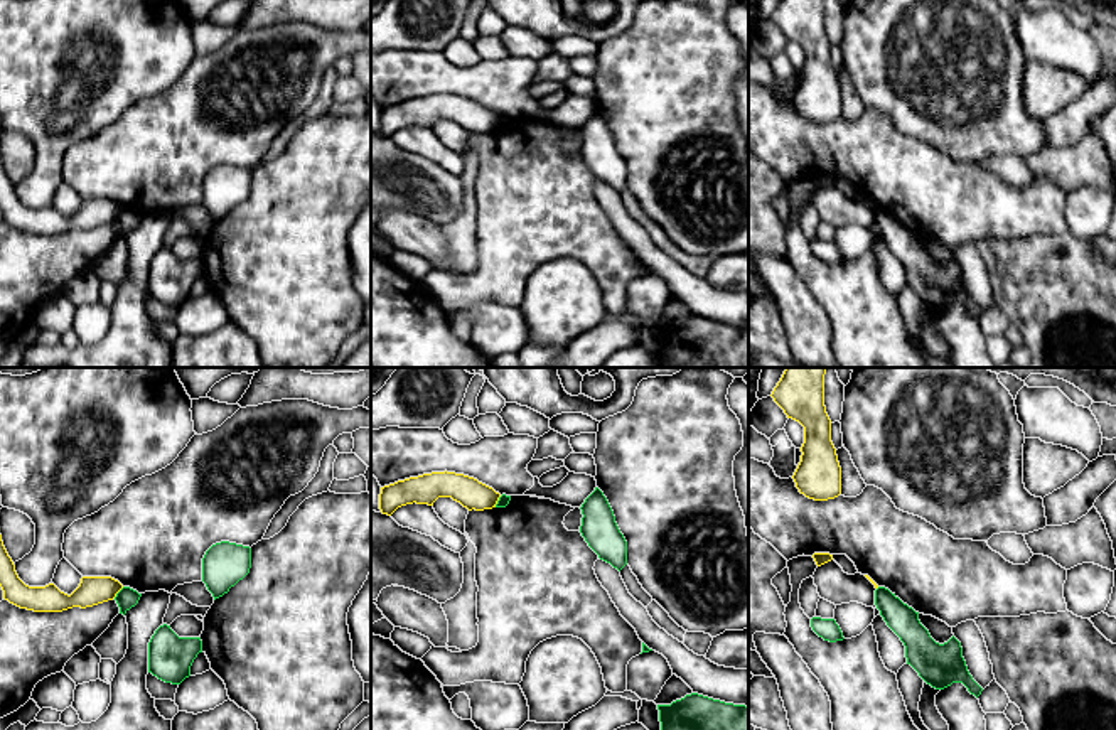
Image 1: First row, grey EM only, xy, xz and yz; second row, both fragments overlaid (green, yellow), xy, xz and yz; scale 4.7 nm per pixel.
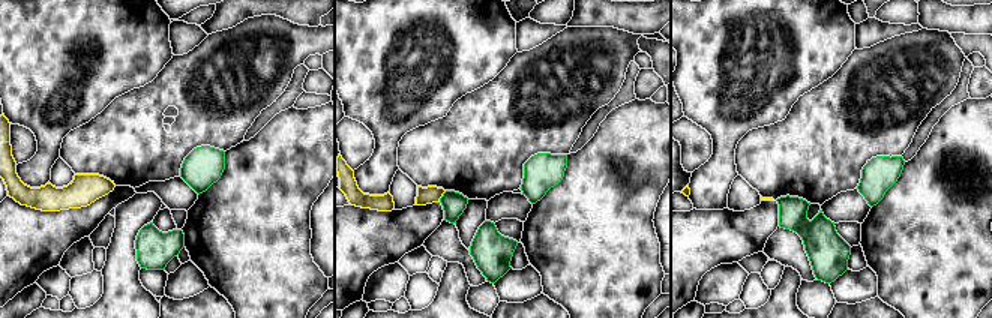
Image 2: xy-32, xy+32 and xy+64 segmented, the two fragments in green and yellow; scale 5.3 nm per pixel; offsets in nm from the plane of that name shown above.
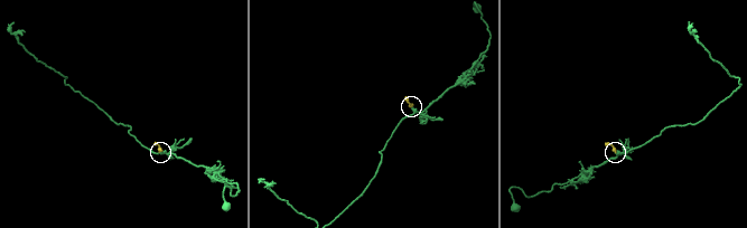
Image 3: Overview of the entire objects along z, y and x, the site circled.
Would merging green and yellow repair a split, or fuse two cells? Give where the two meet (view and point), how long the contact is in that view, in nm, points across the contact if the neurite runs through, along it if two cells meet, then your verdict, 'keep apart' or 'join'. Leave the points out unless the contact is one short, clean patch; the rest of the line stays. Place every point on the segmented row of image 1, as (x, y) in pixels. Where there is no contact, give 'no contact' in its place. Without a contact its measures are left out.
contact xy (118, 592); length 80 nm; border xy (123, 587), (113, 597); keep apart

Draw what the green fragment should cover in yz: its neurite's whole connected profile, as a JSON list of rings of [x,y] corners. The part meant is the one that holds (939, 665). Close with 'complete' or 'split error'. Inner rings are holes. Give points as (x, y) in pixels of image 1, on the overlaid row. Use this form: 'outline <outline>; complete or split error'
outline [[[885,587],[875,590],[875,605],[887,625],[905,646],[907,664],[936,690],[963,683],[976,698],[983,688],[973,679],[963,658],[961,642],[952,636],[947,642],[936,642],[920,624],[919,612],[904,604]]]; complete

